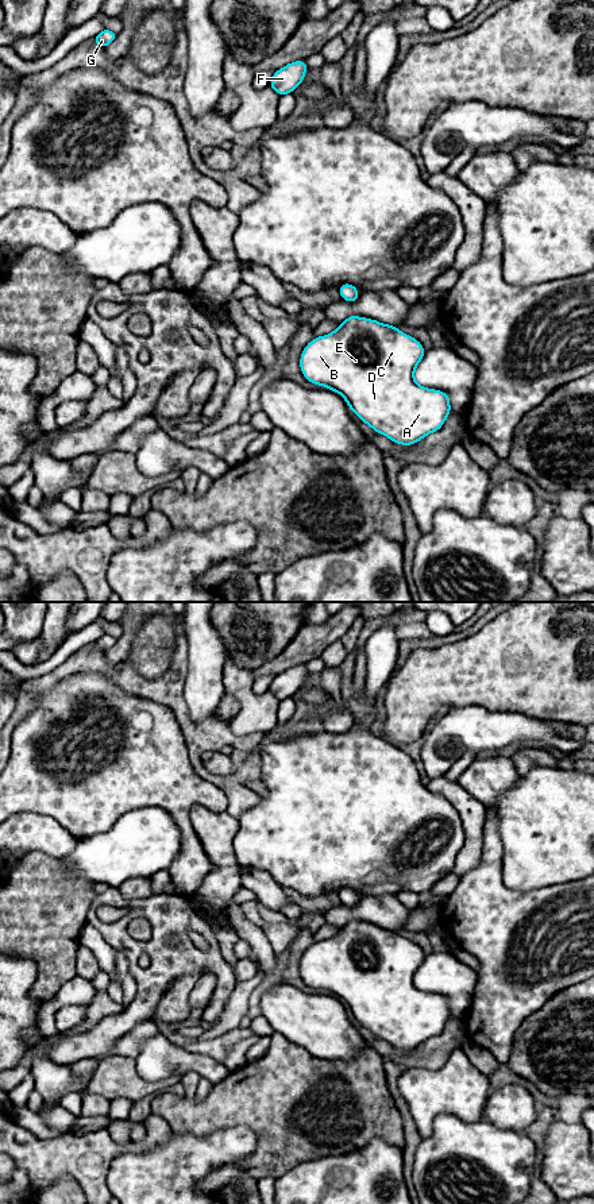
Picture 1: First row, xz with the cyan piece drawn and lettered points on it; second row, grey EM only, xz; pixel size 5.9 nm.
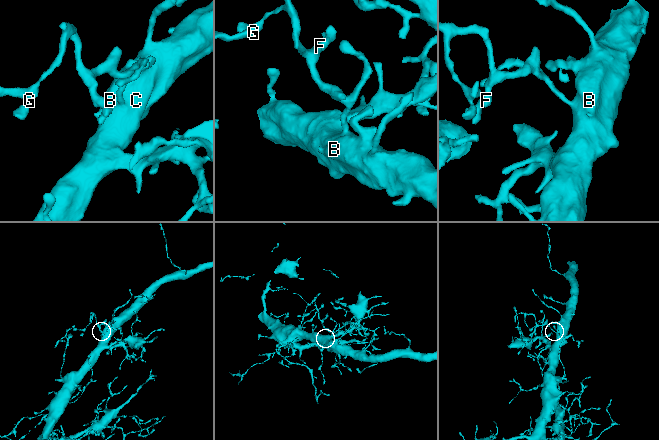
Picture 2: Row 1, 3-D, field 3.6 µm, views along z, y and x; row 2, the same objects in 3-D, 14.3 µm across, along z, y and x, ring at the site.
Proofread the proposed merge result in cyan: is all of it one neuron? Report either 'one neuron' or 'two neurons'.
one neuron

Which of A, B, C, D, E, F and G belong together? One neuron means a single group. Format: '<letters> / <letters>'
A B C D E F G

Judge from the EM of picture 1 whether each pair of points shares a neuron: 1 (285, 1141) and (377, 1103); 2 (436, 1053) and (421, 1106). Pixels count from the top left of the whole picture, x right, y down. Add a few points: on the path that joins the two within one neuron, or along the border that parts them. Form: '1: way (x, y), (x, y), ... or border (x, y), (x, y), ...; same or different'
1: way (308, 1118), (316, 1110), (354, 1107); same
2: border (458, 1049), (442, 1065), (407, 1066); different

